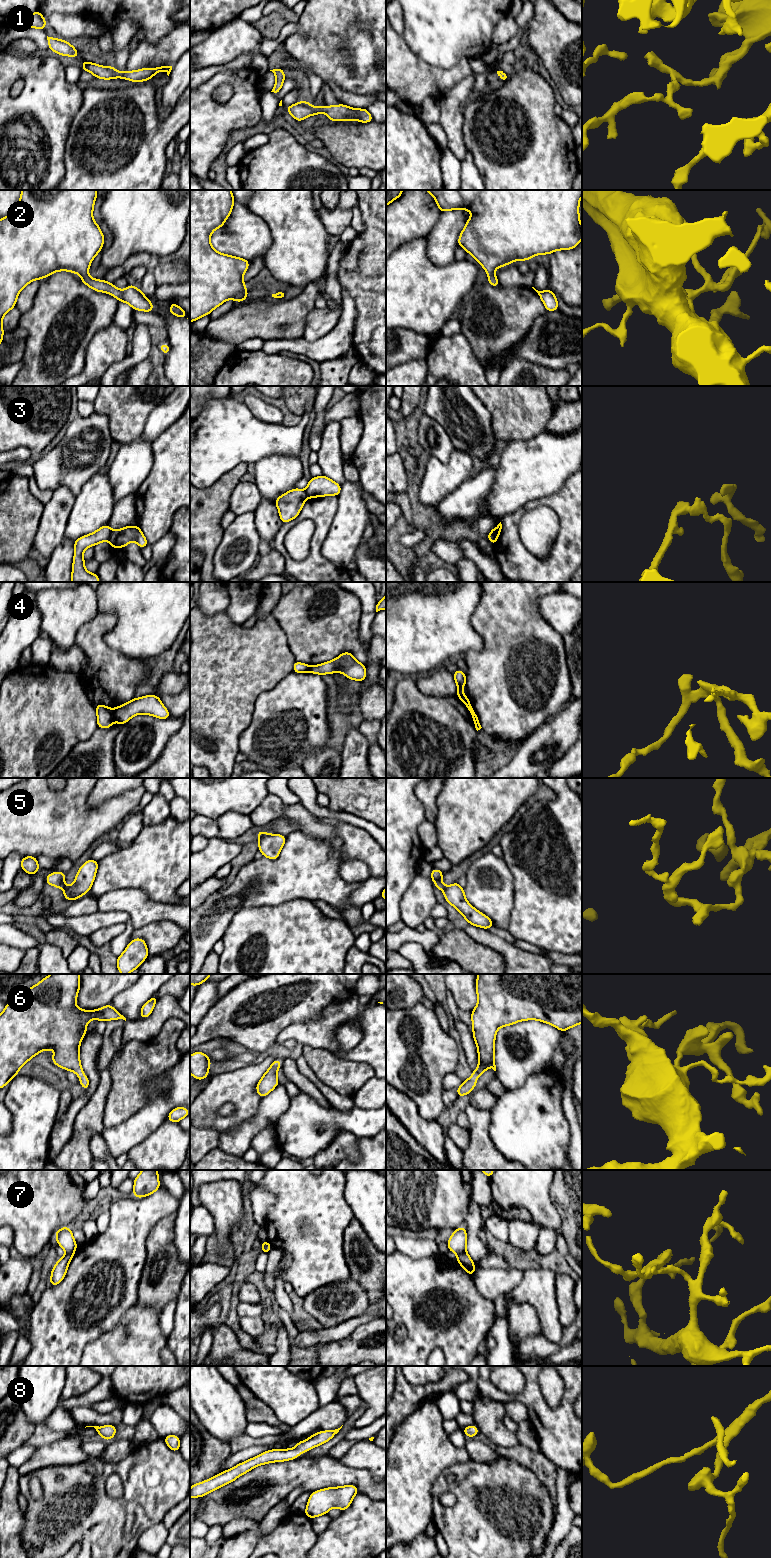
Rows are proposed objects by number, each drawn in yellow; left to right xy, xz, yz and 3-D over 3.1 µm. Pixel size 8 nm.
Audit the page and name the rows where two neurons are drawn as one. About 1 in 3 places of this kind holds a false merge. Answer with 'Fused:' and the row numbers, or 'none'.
Fused: 3, 4, 5, 7

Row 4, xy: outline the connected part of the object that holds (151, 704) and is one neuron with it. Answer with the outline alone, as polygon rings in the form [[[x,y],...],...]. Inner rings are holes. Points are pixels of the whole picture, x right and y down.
[[[156,695],[133,698],[126,704],[117,706],[113,710],[114,721],[122,726],[137,714],[152,715],[159,719],[167,719],[171,717],[171,714],[162,704],[160,697]]]

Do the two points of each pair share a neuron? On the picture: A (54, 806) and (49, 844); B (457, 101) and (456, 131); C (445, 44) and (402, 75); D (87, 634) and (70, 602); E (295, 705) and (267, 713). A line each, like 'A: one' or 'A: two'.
A: one
B: one
C: two
D: two
E: one

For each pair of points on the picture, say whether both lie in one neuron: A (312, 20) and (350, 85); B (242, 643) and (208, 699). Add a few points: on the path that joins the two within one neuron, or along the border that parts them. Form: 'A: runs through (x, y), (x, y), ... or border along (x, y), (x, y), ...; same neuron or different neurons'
A: runs through (317, 36), (318, 48), (336, 69); same neuron
B: runs through (237, 657), (225, 669), (214, 685); same neuron

